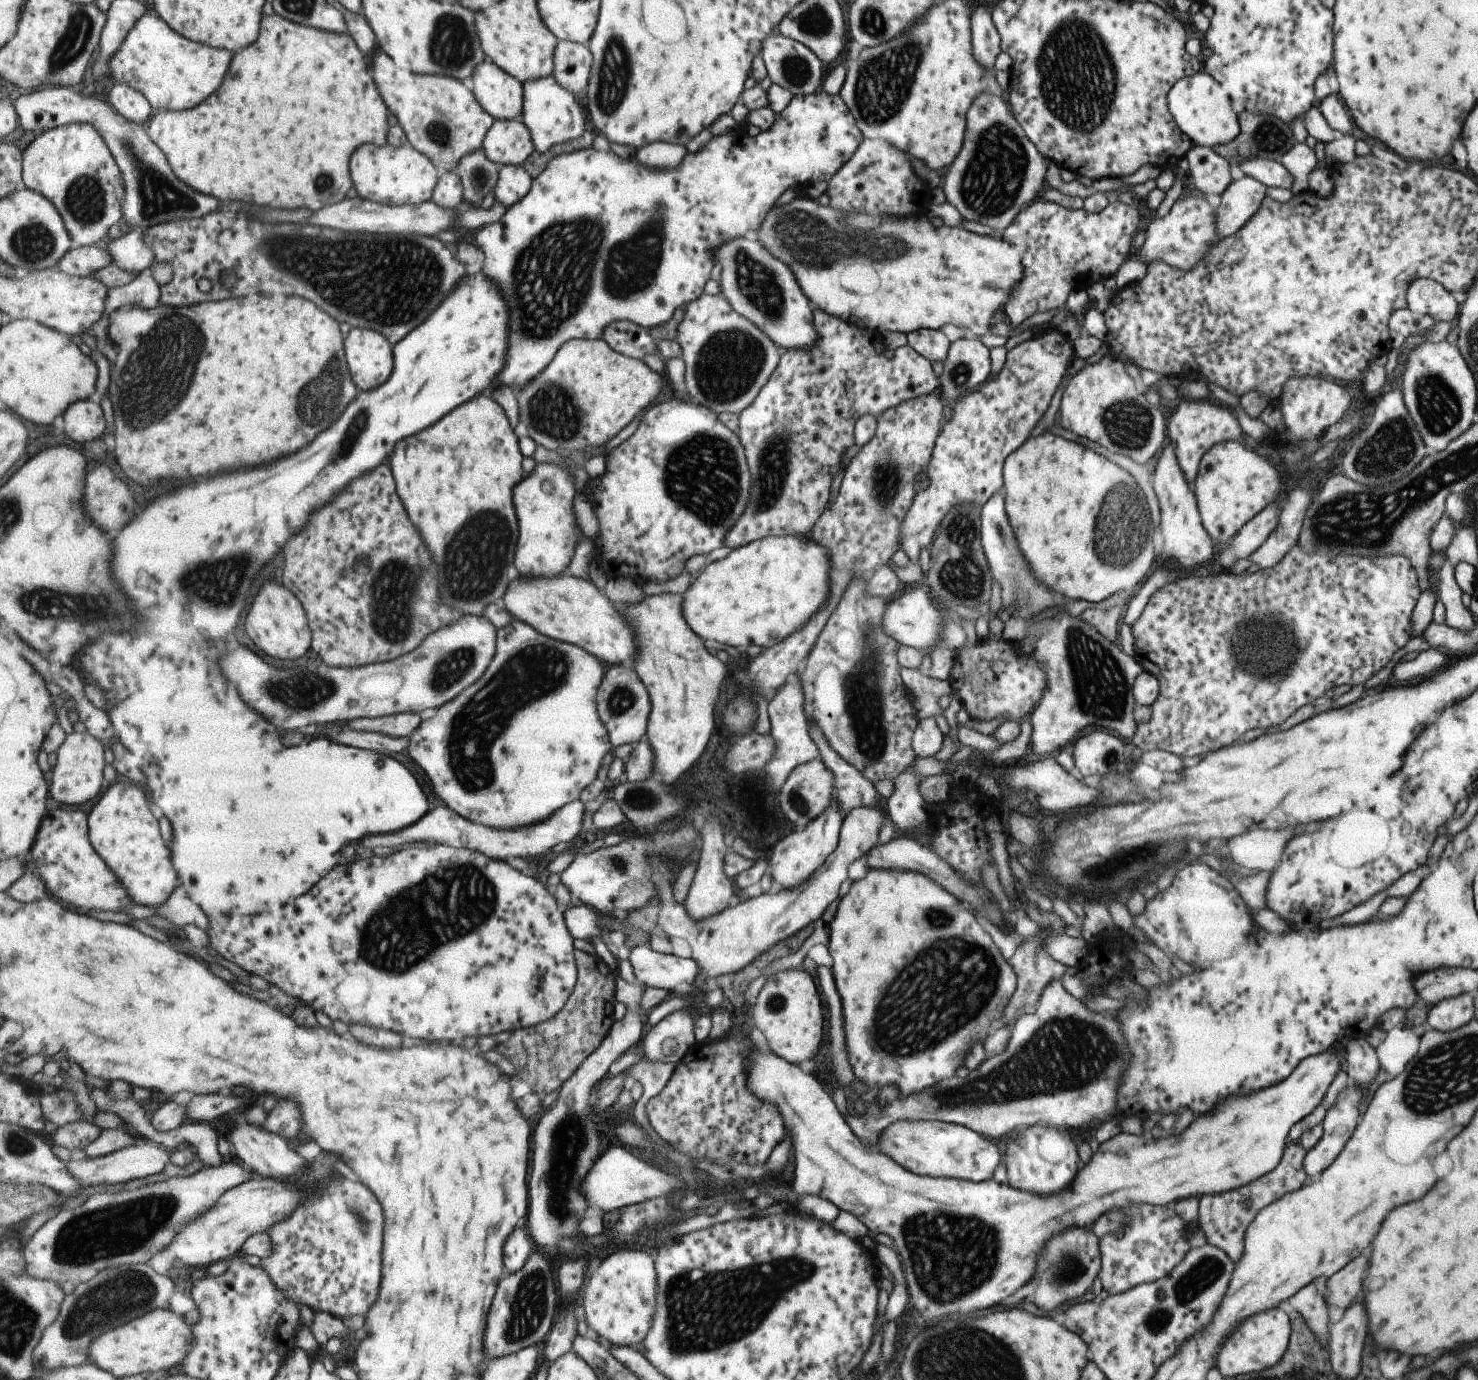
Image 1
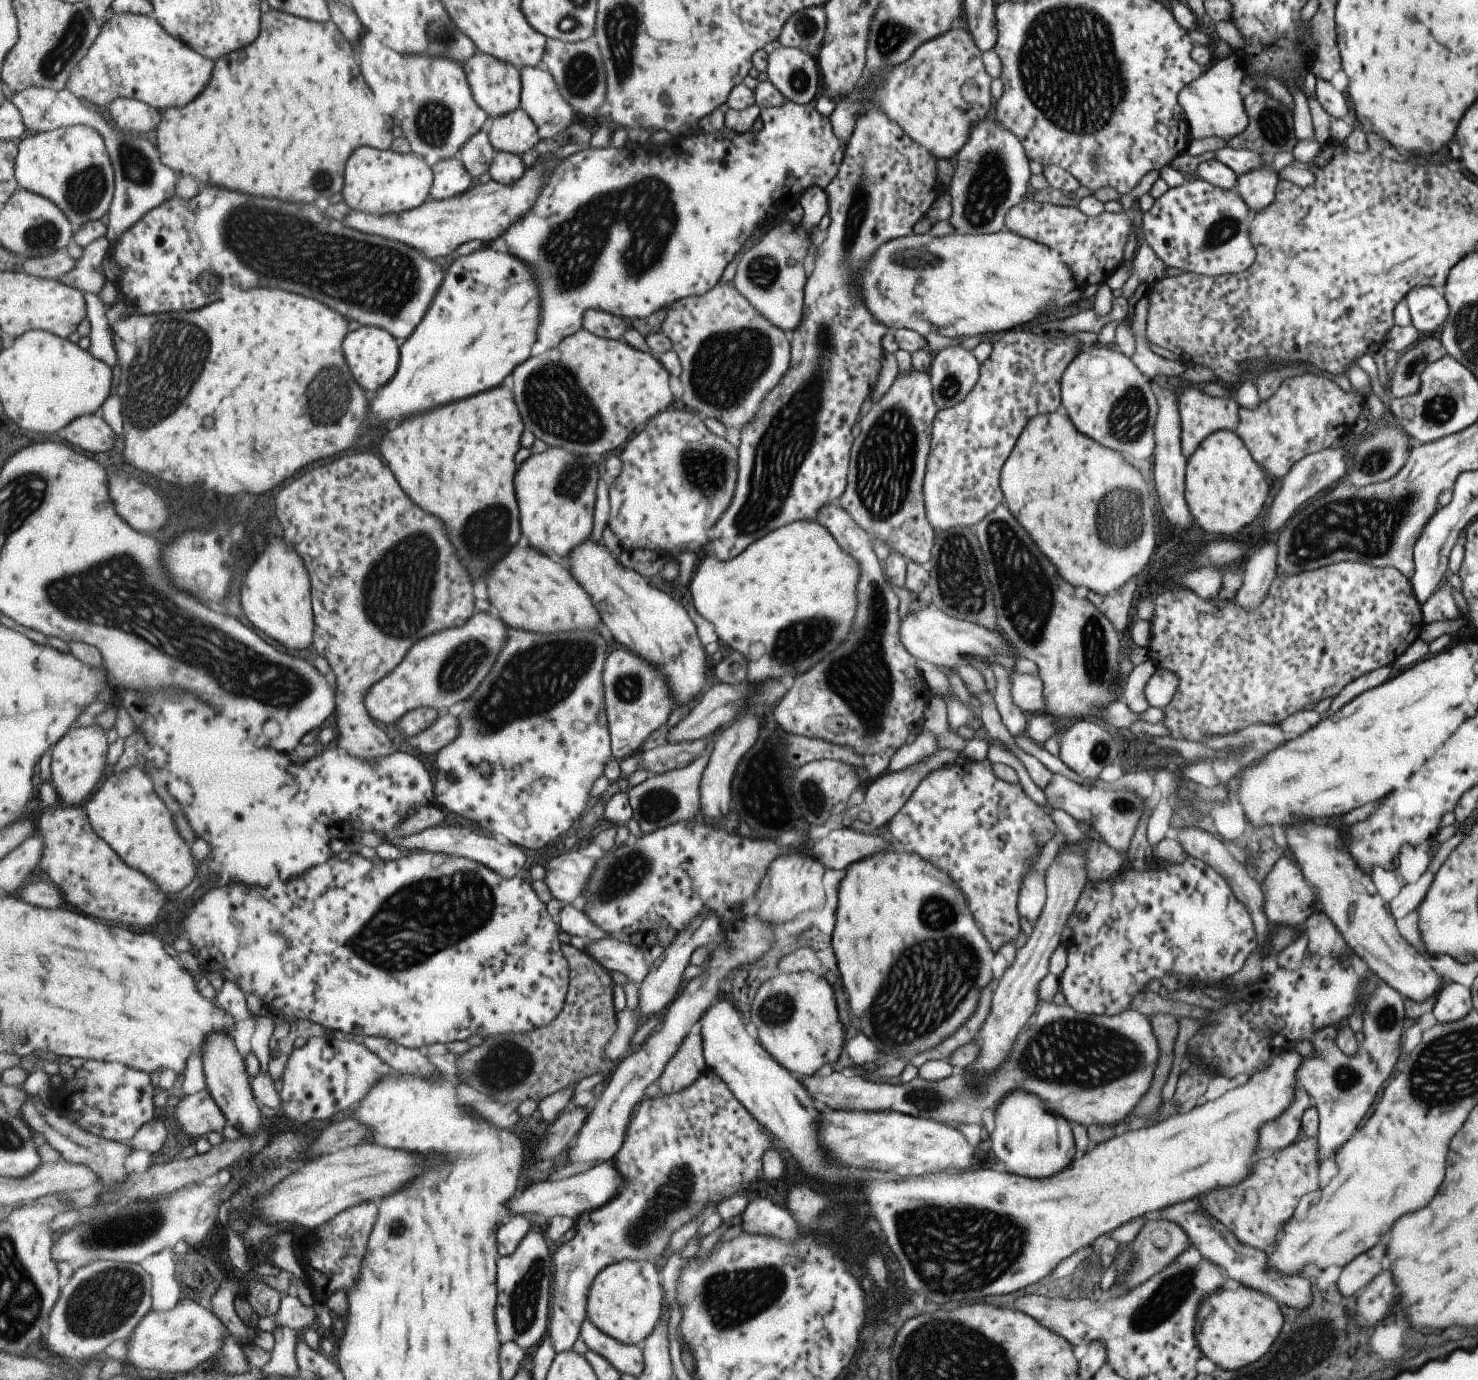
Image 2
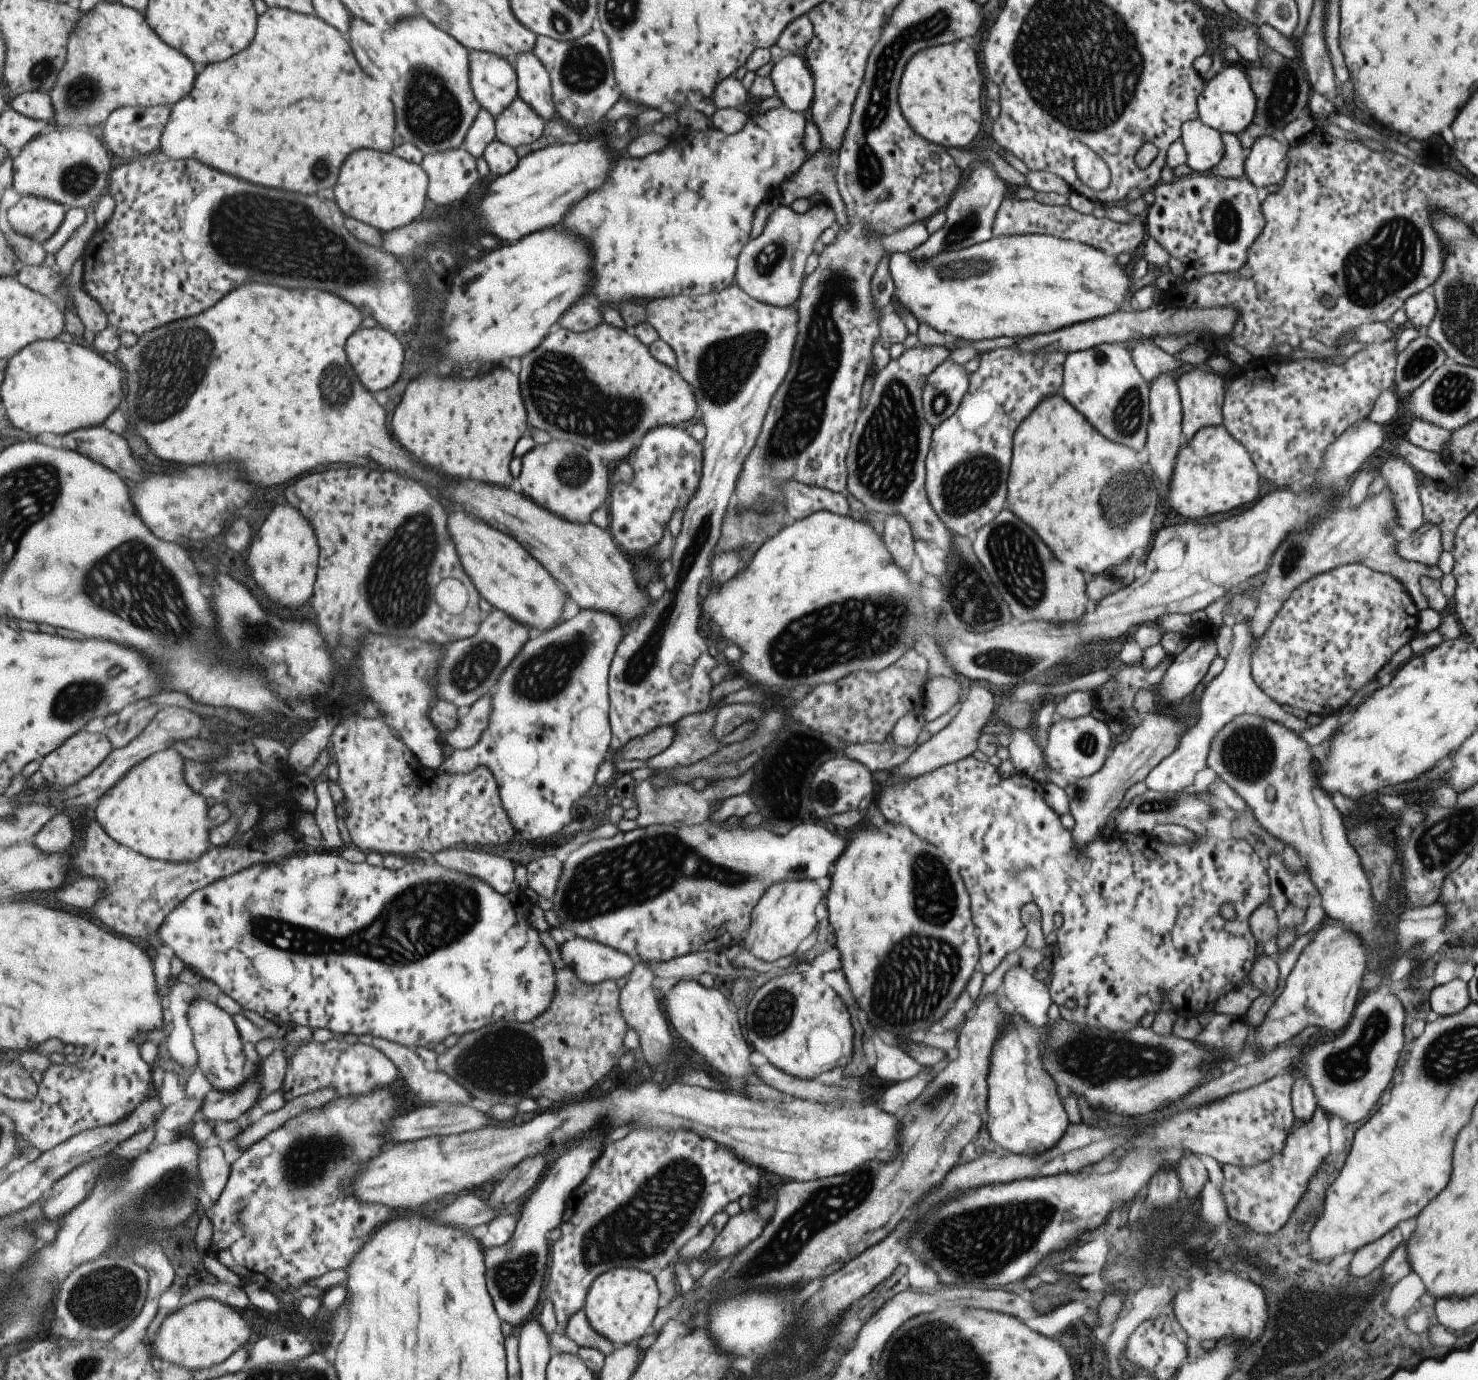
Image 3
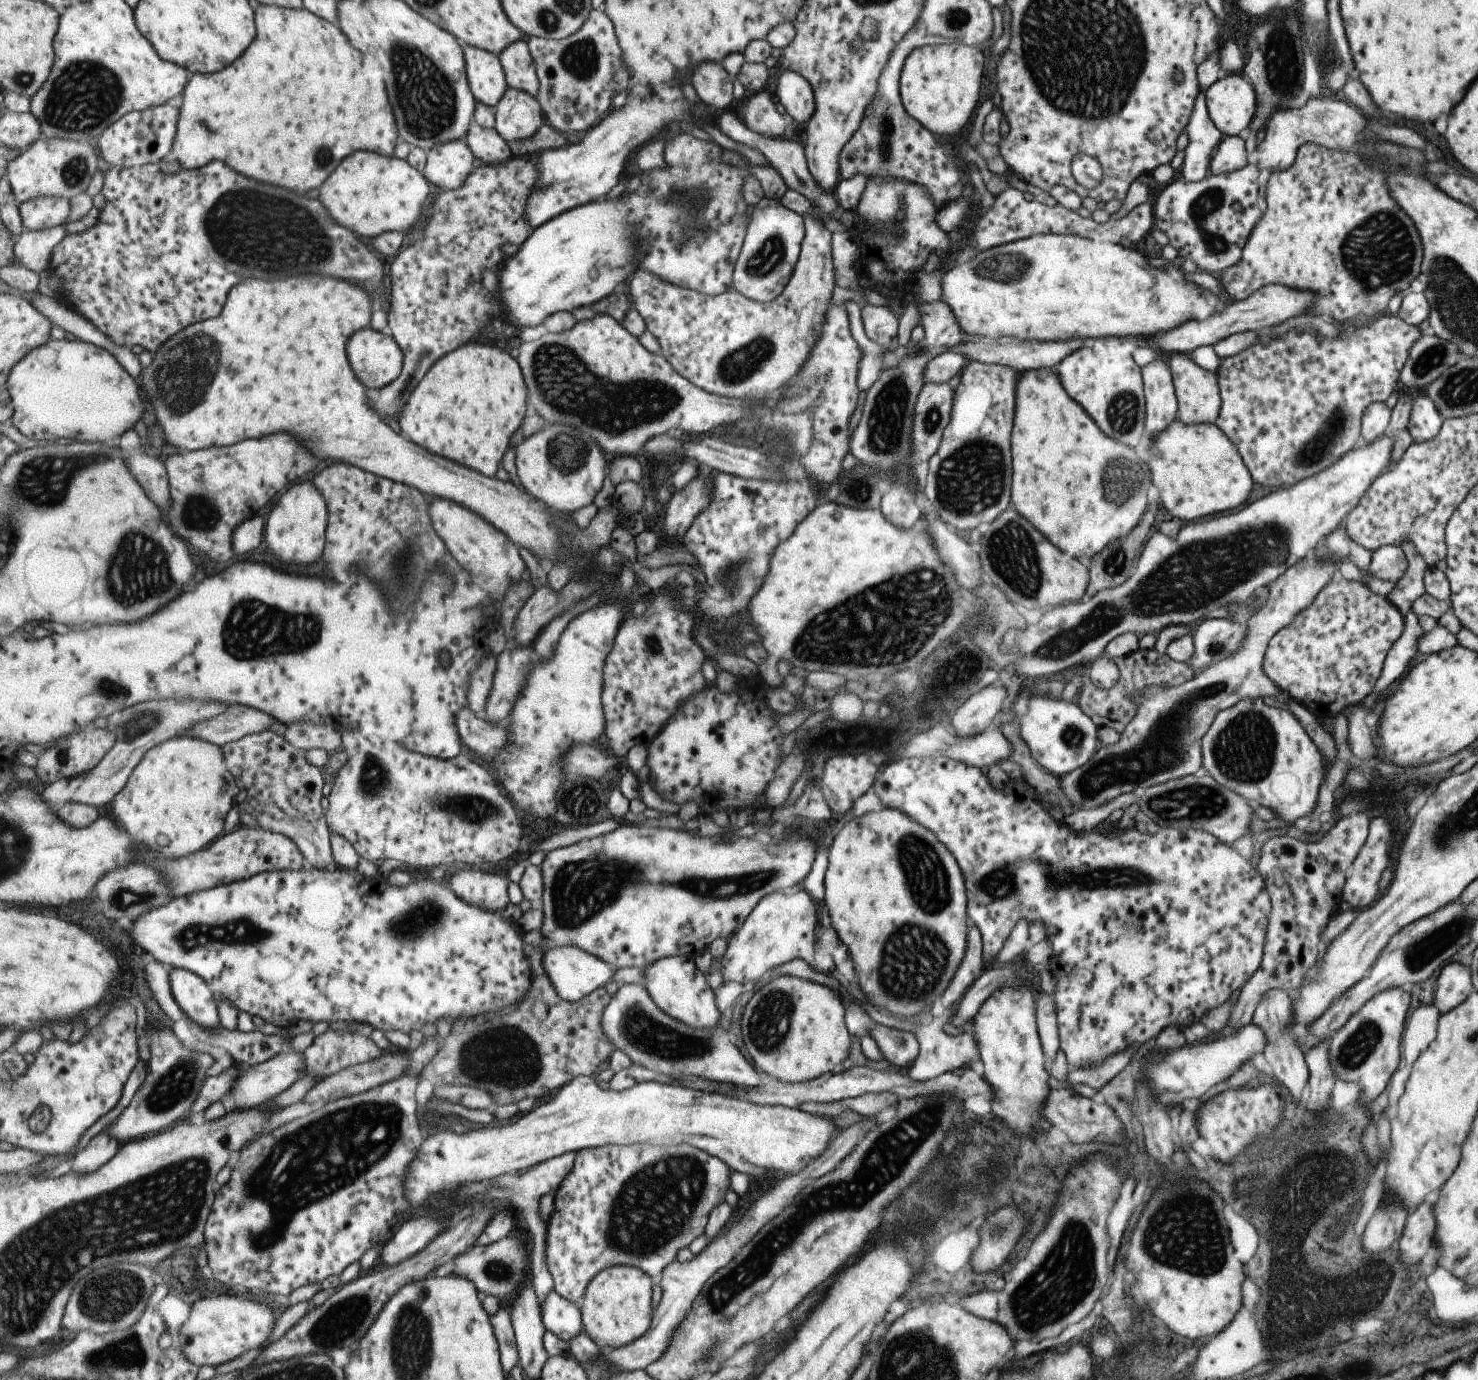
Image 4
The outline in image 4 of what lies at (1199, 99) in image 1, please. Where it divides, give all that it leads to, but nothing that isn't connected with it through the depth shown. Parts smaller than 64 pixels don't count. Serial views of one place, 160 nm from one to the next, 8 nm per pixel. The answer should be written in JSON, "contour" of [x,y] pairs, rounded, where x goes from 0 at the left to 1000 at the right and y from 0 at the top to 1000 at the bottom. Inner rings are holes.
{"contour":[[[840,53],[824,57],[815,67],[815,73],[823,94],[833,99],[845,91],[850,75],[848,64]]]}

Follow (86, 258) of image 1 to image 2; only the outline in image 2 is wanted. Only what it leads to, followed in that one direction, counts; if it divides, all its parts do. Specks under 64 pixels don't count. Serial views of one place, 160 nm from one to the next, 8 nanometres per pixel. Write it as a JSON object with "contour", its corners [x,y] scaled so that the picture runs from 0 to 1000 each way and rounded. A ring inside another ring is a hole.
{"contour":[[[45,181],[26,186],[18,186],[16,191],[17,197],[24,201],[39,203],[49,196],[53,191]]]}

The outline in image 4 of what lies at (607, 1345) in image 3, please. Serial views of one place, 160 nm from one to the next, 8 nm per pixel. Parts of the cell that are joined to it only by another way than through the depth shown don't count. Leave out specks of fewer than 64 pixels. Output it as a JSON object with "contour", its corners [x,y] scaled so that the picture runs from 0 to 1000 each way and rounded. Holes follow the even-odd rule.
{"contour":[[[374,935],[366,945],[367,958],[370,964],[384,972],[396,964],[394,951],[390,949],[388,944]]]}

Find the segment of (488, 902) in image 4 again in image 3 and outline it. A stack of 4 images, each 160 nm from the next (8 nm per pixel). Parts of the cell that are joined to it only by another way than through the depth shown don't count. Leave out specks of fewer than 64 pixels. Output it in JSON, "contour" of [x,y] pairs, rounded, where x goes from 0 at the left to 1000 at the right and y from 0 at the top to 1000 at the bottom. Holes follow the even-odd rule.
{"contour":[[[316,613],[302,615],[293,620],[294,625],[301,629],[327,638],[339,648],[348,646],[348,628],[346,623],[335,620],[330,616],[325,617]]]}

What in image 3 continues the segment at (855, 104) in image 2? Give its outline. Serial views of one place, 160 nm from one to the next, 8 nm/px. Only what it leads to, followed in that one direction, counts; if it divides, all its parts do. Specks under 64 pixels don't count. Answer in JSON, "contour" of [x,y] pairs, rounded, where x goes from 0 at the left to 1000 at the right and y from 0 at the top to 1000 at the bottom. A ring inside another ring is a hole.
{"contour":[[[652,30],[621,36],[612,46],[608,59],[608,76],[614,90],[637,107],[653,107],[664,96],[664,54],[661,41]],[[558,108],[553,109],[549,114],[545,115],[543,119],[538,124],[537,128],[534,127],[526,135],[528,140],[525,143],[526,148],[535,149],[539,143],[547,143],[549,145],[554,143],[560,147],[565,154],[565,162],[567,167],[572,167],[574,165],[574,159],[572,156],[572,152],[567,140],[566,132],[564,131],[564,122],[566,116],[566,111],[558,109]]]}

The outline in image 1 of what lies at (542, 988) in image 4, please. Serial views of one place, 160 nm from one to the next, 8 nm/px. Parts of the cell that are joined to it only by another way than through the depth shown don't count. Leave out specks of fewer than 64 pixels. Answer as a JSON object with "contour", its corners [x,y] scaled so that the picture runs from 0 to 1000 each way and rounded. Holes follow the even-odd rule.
{"contour":[[[391,688],[389,691],[391,711],[381,732],[366,743],[349,746],[344,753],[338,754],[336,759],[342,765],[343,774],[347,774],[350,784],[354,784],[354,790],[363,792],[366,796],[371,791],[378,791],[381,785],[405,759],[407,754],[415,745],[417,705],[403,691]]]}

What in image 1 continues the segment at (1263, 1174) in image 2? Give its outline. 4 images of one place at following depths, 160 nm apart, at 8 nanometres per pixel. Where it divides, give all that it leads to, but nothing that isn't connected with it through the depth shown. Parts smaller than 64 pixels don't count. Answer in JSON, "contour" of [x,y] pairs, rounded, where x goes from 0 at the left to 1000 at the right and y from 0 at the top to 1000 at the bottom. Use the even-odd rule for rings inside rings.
{"contour":[[[871,828],[864,845],[857,851],[829,864],[813,867],[811,870],[810,884],[811,888],[816,894],[817,900],[826,905],[833,914],[837,915],[841,907],[841,894],[849,880],[855,874],[882,859],[883,849],[880,846],[880,842],[882,842],[883,836],[884,833],[878,828]]]}

